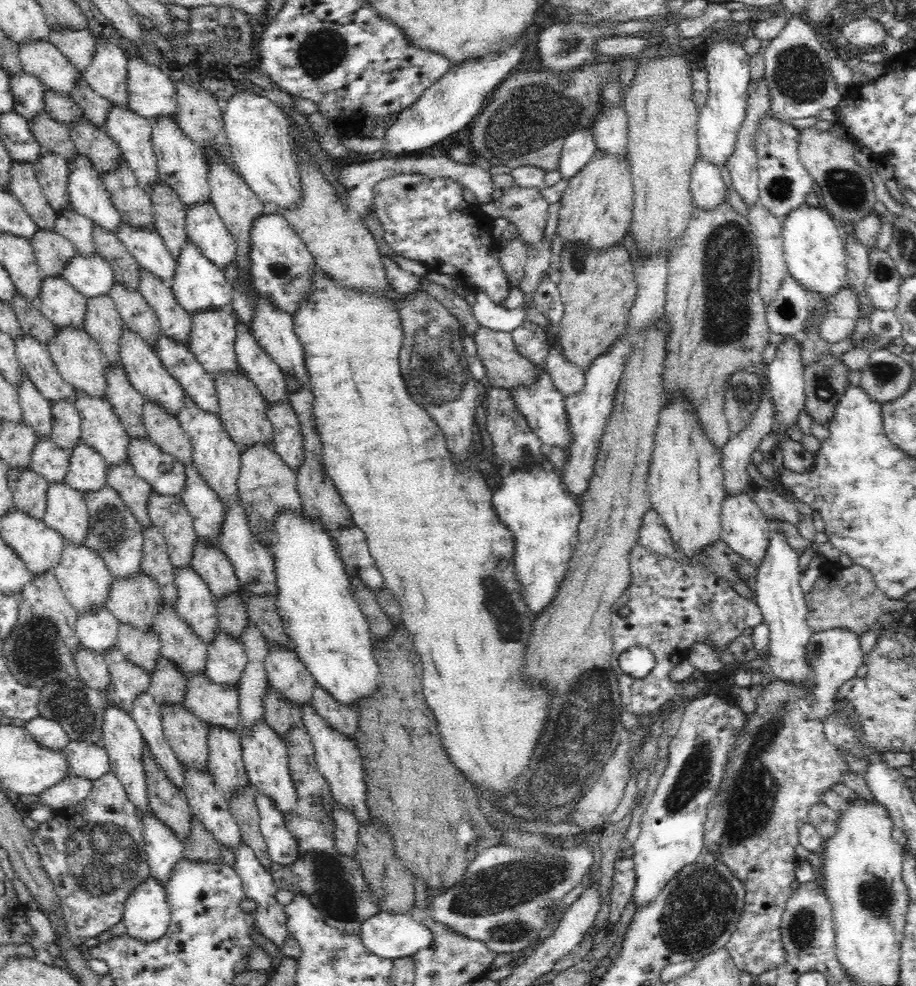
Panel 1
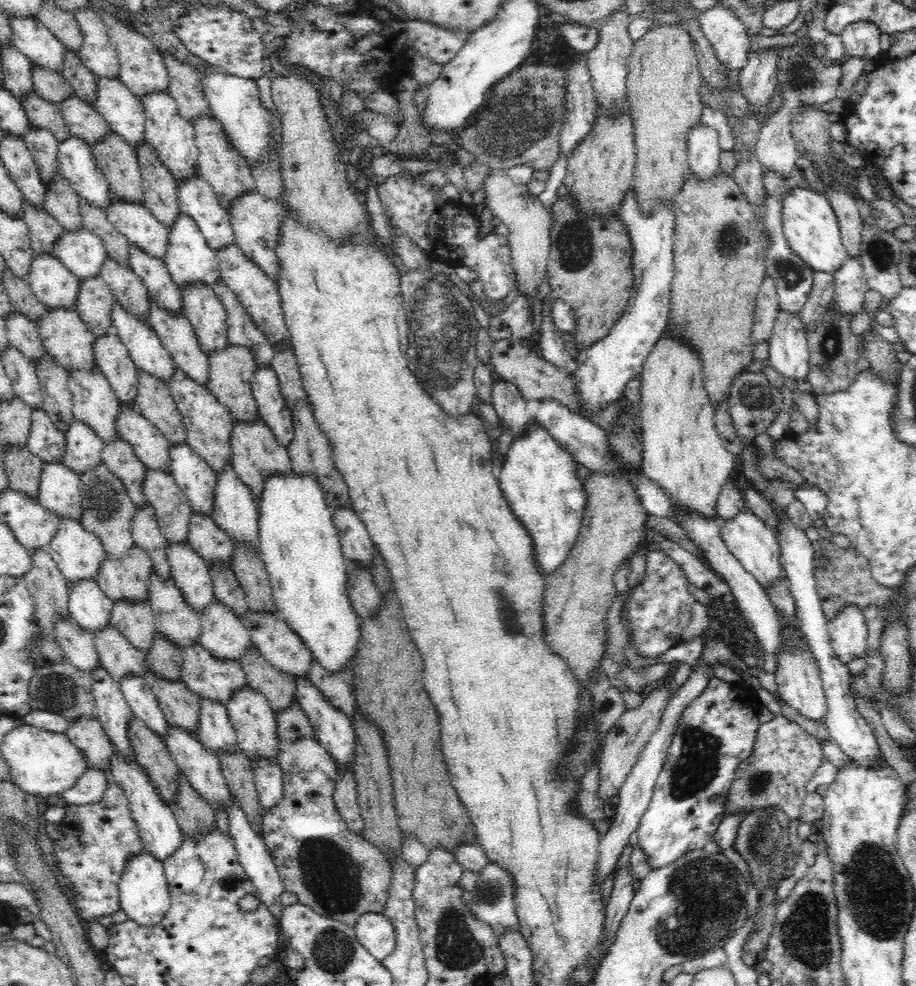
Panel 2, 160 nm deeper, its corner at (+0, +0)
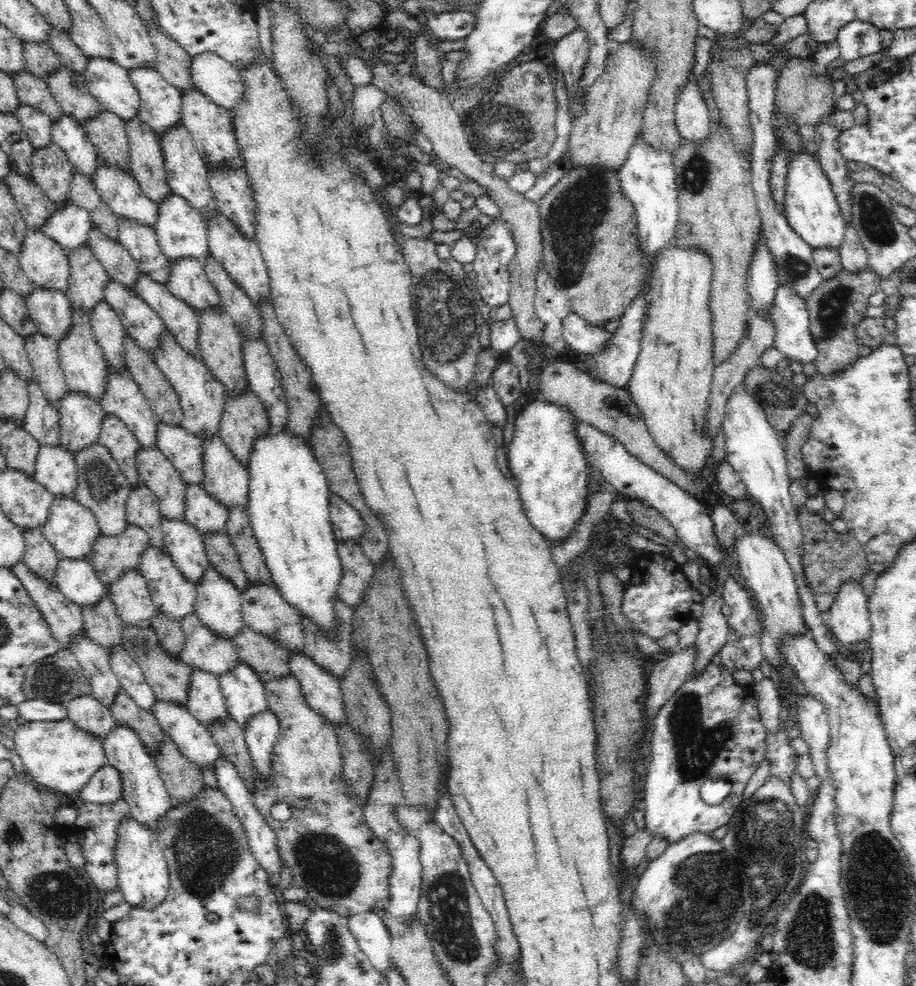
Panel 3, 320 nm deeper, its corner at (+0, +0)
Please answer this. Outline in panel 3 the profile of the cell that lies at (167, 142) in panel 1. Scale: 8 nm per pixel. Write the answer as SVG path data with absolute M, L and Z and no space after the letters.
M155 66L132 68L129 76L139 92L138 117L158 138L172 125L182 124L181 92L169 84Z

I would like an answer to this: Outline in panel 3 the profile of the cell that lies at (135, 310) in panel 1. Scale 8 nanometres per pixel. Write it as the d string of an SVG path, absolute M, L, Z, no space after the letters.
M92 223L89 230L89 245L96 258L99 258L100 263L108 271L109 277L133 290L140 274L139 266L119 239L108 238L96 224Z

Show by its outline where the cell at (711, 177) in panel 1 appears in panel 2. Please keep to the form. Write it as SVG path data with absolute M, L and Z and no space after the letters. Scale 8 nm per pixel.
M700 122L688 132L687 155L689 170L699 180L708 182L716 178L720 166L720 146L718 133L714 128Z

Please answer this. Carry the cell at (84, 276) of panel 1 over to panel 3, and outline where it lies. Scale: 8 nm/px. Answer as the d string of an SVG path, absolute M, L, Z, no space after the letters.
M68 200L66 205L57 208L41 226L41 231L56 241L64 252L89 244L91 218L87 210Z

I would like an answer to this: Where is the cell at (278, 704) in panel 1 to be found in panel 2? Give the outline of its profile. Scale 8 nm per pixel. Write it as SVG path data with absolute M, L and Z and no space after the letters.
M251 644L247 649L239 660L246 673L247 684L266 696L274 712L296 701L294 678L266 663L256 645Z

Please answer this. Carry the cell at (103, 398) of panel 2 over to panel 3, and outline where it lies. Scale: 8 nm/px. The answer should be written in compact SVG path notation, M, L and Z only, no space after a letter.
M78 307L72 308L71 313L72 330L66 338L57 342L59 363L64 371L68 388L76 393L88 394L99 402L107 385L108 363L104 359L104 353L102 353L102 349L91 330L90 317Z

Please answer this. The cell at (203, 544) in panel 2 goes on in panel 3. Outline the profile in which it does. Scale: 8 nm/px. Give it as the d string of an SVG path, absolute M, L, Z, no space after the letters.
M187 484L184 519L193 524L201 536L222 532L228 524L229 510L210 496L202 485Z

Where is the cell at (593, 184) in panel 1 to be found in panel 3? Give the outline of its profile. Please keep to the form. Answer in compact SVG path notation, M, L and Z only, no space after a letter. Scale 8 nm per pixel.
M627 41L610 52L604 72L587 91L582 114L573 120L568 146L572 167L598 166L619 173L630 147L639 140L644 108L656 78L657 64L651 50Z

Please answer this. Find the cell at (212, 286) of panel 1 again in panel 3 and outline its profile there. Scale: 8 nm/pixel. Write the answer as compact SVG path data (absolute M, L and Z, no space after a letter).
M173 191L167 194L166 198L158 205L156 224L153 229L162 253L172 263L180 258L192 256L203 264L206 257L210 255L208 233L202 214L196 211L184 197Z

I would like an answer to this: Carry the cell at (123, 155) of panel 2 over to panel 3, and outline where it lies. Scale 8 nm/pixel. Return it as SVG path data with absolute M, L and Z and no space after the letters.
M102 110L97 116L90 118L83 128L96 147L99 161L131 172L129 140L125 131L125 122L114 114Z

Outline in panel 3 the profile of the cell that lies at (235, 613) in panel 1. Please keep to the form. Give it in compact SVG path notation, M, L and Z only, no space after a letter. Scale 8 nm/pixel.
M226 530L222 532L208 532L203 536L207 557L218 573L228 577L241 594L248 588L248 577L244 575L239 555L232 545L232 540Z

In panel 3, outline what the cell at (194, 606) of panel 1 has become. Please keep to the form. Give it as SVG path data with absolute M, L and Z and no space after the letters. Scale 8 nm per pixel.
M162 519L165 550L170 554L182 575L198 588L203 572L211 563L206 553L203 536L192 523L184 520Z

